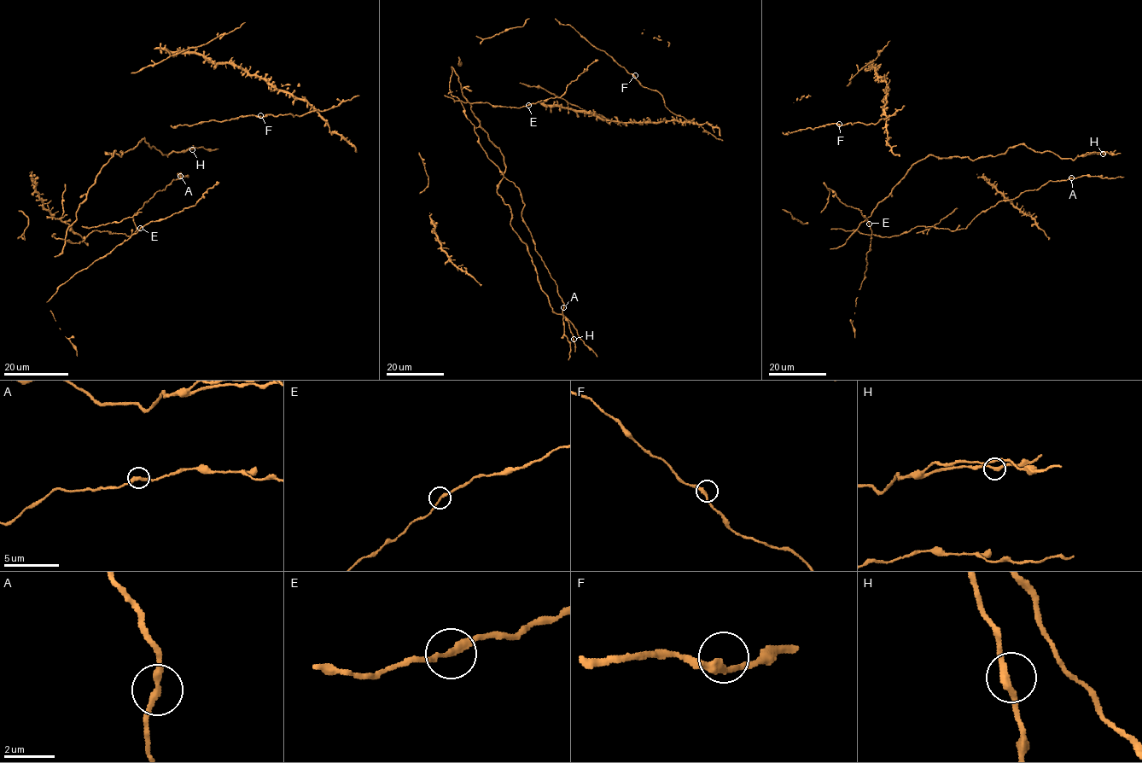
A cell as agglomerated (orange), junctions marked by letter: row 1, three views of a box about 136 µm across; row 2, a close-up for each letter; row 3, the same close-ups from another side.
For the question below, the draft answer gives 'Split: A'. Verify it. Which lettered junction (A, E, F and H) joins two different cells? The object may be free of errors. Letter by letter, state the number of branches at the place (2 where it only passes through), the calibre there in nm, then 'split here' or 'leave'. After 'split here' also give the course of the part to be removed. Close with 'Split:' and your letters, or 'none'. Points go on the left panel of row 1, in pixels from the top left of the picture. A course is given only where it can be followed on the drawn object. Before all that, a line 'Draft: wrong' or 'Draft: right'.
Draft: wrong
A: 2 branches meet; 280 nm thick; leave
E: 2 branches meet; 240 nm thick; leave
F: 2 branches meet; 280 nm thick; leave
H: 2 branches meet; 260 nm thick; leave
Split: none

